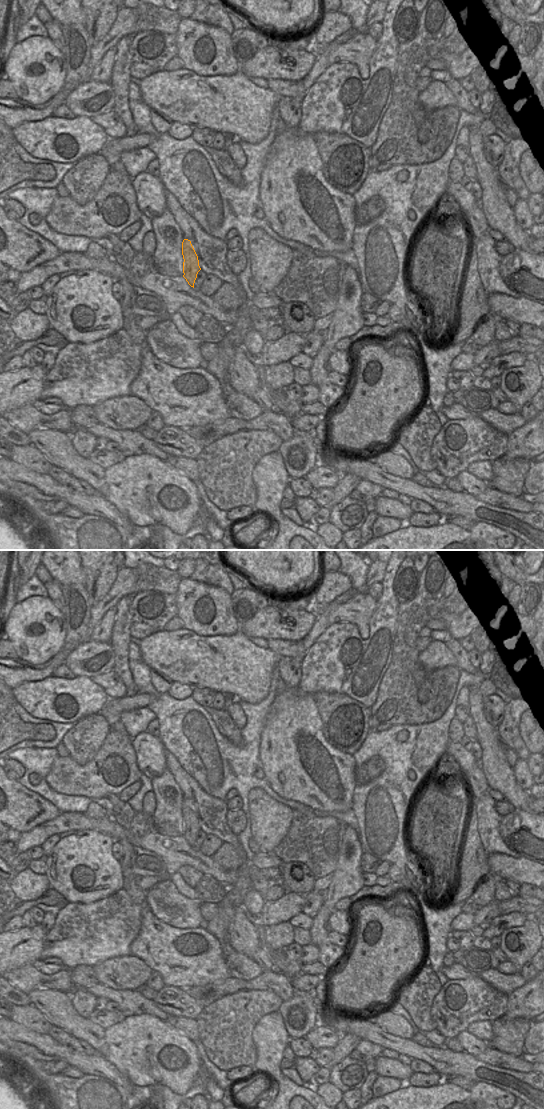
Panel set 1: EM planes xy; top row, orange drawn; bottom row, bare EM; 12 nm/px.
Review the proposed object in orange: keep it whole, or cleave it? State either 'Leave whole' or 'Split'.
Split.

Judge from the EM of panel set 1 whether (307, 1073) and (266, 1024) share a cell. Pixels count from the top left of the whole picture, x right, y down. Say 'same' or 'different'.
different

